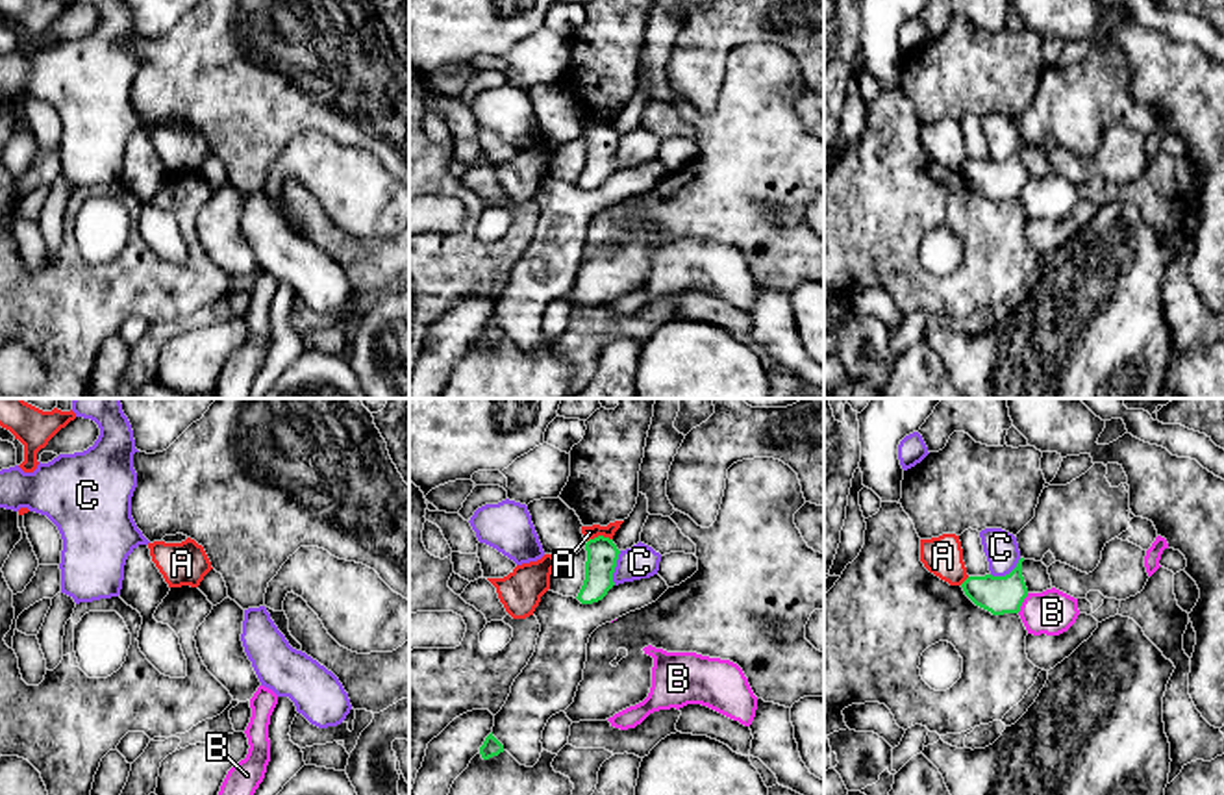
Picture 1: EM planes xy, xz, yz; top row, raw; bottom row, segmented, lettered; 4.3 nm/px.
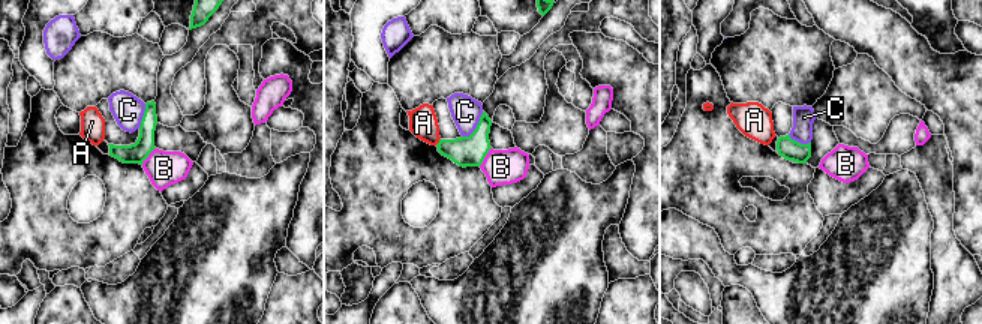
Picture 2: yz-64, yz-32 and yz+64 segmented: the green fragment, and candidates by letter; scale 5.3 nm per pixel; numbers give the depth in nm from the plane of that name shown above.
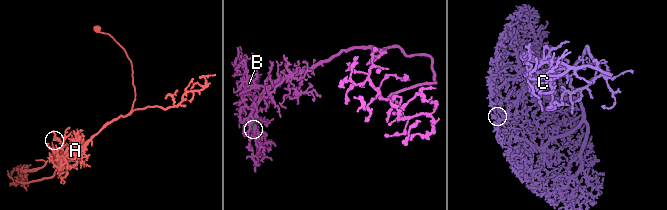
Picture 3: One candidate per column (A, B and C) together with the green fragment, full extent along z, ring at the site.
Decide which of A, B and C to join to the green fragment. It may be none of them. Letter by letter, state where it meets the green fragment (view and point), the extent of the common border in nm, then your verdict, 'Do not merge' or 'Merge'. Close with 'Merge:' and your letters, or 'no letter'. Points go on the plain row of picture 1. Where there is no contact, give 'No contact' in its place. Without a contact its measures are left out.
A: Touches green at xz (599, 121). Shared border 110 nm. Do not merge
B: Touches green at yz (1023, 186). Shared border 100 nm. Do not merge
C: Touches green at xz (615, 151). Shared border 160 nm. Do not merge
Merge: no letter

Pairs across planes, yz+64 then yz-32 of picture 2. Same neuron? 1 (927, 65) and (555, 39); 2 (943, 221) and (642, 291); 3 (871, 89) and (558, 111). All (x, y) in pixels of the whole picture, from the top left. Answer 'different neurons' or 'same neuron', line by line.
1: different neurons
2: different neurons
3: different neurons

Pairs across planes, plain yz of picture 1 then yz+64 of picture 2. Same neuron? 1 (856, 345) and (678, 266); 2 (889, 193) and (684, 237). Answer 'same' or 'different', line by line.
1: same
2: different

